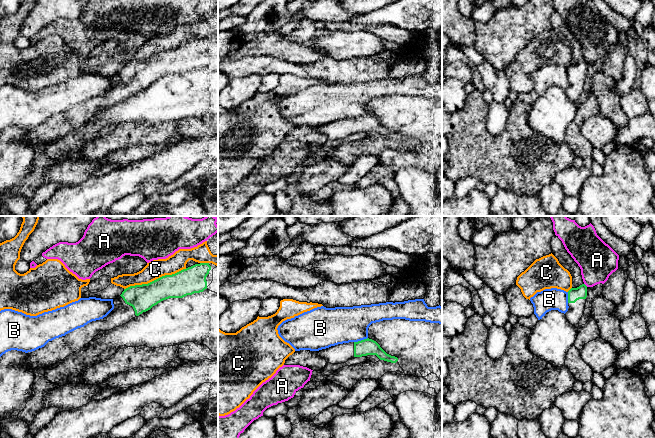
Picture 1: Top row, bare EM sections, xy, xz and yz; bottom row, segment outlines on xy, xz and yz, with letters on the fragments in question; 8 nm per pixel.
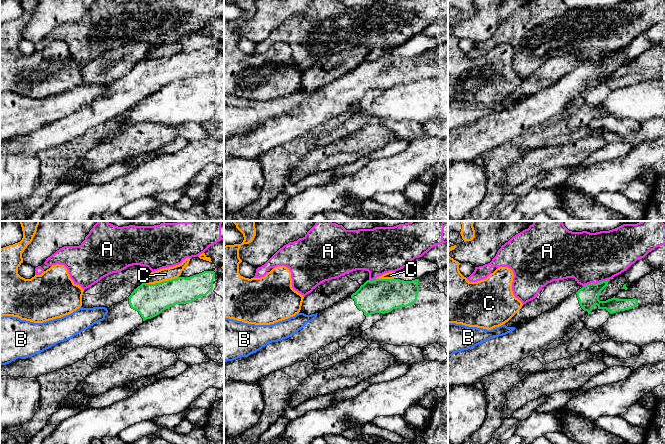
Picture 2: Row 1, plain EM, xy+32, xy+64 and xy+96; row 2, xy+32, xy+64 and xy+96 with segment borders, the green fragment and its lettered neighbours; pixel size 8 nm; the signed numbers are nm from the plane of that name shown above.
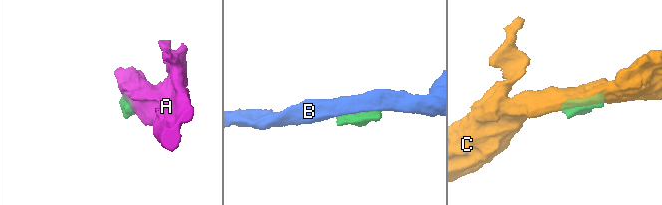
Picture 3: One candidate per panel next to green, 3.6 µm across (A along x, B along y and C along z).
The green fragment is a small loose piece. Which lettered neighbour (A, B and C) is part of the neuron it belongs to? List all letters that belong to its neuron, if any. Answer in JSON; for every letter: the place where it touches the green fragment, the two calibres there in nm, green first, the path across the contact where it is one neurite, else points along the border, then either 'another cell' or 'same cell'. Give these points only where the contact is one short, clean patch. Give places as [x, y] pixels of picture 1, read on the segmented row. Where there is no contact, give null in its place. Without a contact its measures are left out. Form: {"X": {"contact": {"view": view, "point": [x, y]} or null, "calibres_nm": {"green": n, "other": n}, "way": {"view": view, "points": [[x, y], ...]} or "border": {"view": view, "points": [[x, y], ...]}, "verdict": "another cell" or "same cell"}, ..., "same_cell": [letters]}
{"A": {"contact": {"view": "yz", "point": [585, 285]}, "calibres_nm": {"green": 110, "other": 300}, "border": {"view": "yz", "points": [[584, 283], [587, 286]]}, "verdict": "another cell"}, "B": {"contact": {"view": "xz", "point": [361, 340]}, "calibres_nm": {"green": 130, "other": 300}, "verdict": "another cell"}, "C": {"contact": {"view": "xy", "point": [156, 279]}, "calibres_nm": {"green": 220, "other": 150}, "verdict": "another cell"}, "same_cell": []}

